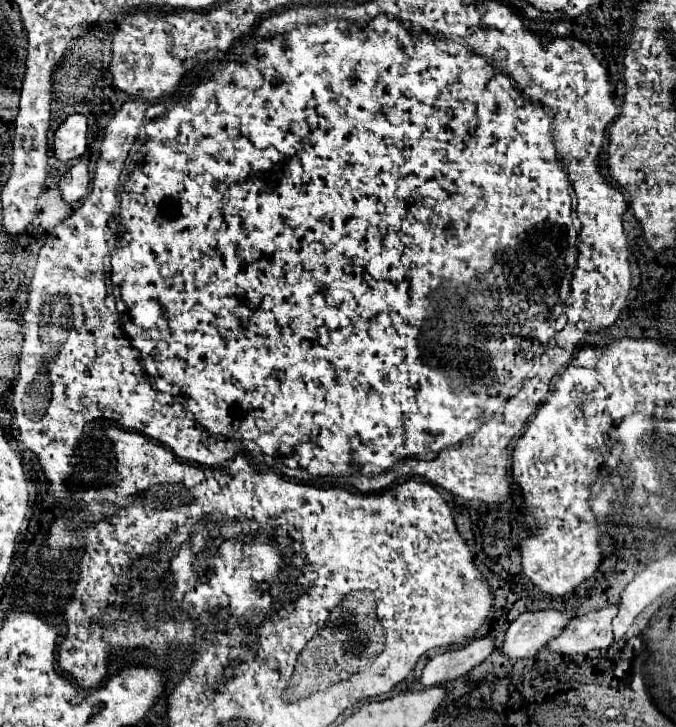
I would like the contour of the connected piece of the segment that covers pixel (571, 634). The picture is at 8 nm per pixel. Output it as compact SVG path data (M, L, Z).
M615 604L577 616L571 620L565 632L553 638L547 646L553 652L563 652L563 654L585 654L595 648L609 648L613 644L611 620L615 616L617 616Z

